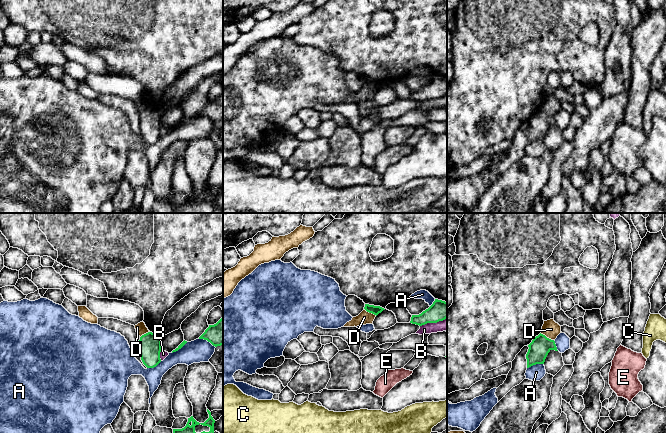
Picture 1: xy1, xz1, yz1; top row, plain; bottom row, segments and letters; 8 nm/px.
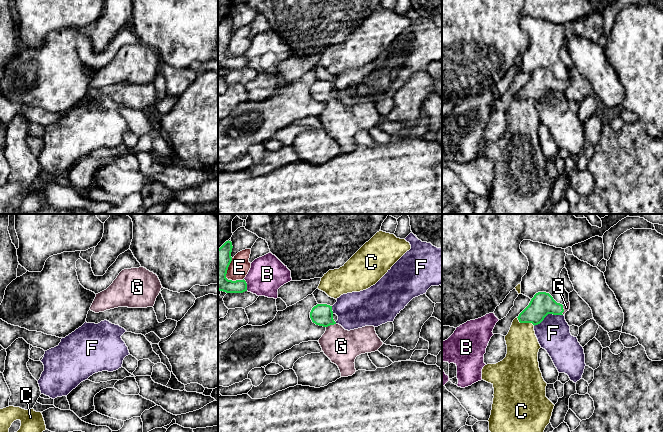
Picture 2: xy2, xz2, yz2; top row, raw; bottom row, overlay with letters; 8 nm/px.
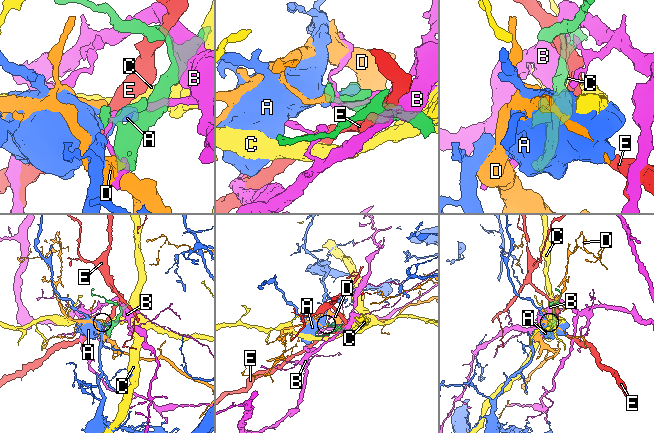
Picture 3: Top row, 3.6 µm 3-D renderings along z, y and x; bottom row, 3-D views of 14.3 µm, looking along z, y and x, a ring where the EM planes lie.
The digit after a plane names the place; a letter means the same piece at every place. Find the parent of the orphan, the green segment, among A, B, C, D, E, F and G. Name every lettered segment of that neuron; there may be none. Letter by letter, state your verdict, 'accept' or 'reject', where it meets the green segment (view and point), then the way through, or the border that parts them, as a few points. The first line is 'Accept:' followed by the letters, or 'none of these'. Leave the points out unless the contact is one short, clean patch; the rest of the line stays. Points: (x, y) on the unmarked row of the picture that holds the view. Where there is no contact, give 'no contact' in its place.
Accept: G
A: reject; contact xy1 (207, 116)
B: reject; contact xz2 (246, 61)
C: reject; contact yz2 (525, 98); border yz2 (516, 93), (520, 98), (531, 98), (534, 101)
D: reject; contact yz1 (546, 113); border yz1 (540, 109), (553, 116)
E: reject; contact xz2 (225, 52)
F: reject; contact yz2 (548, 89)
G: accept; contact xz2 (330, 100); way xz2 (321, 90), (330, 100), (336, 117), (341, 122)

